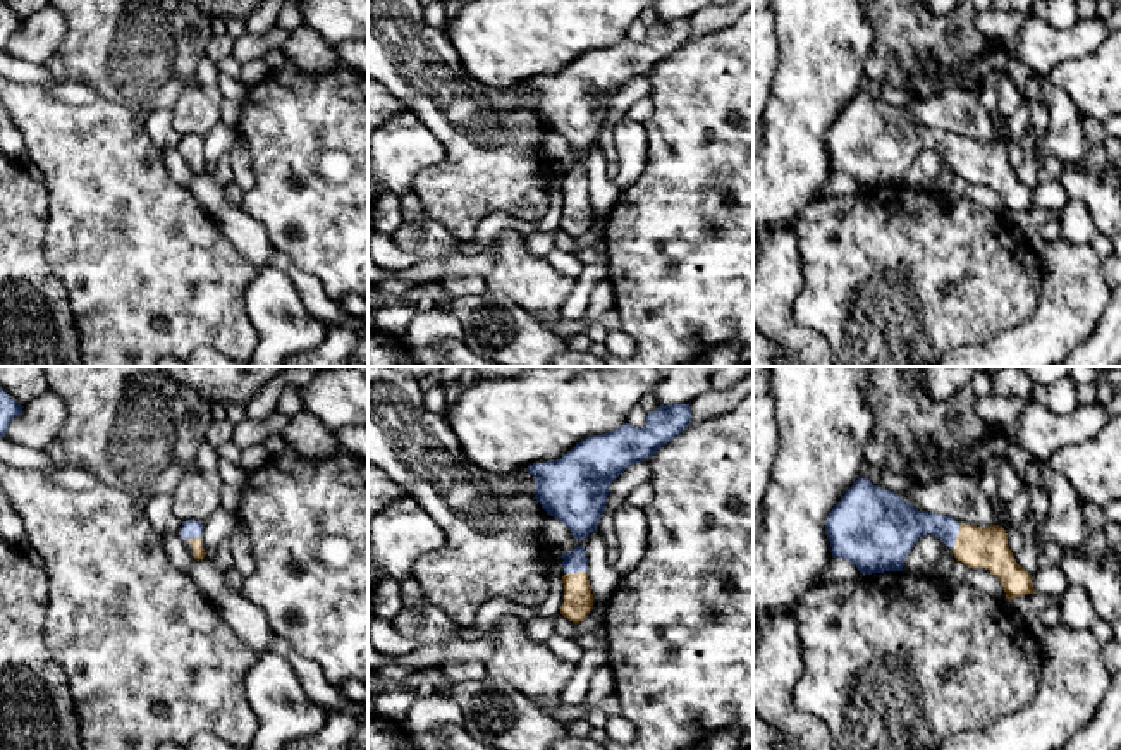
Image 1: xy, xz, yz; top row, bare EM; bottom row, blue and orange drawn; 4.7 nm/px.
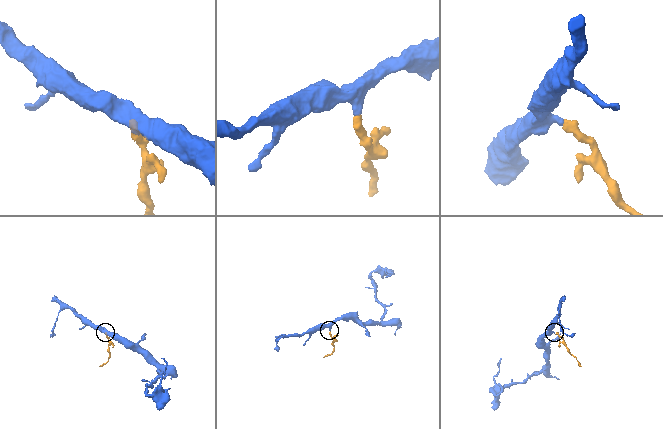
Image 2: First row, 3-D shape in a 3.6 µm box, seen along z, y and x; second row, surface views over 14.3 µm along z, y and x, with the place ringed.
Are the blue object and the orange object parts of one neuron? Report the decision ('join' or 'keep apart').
join

